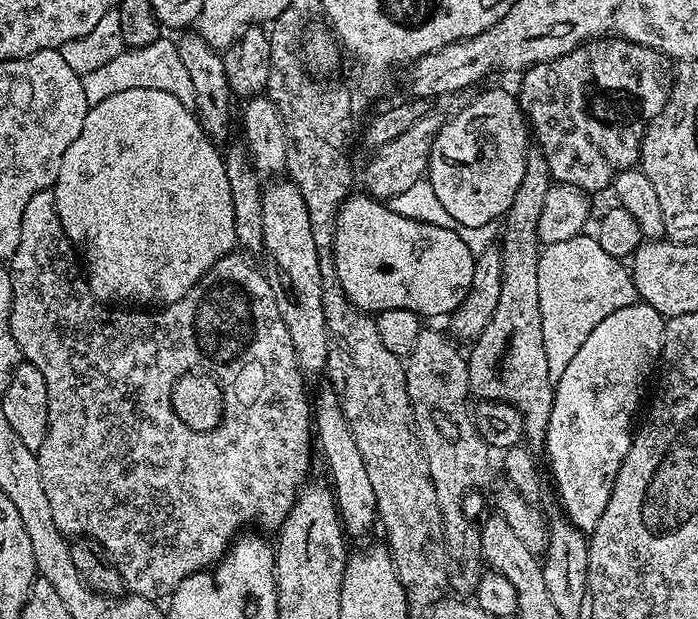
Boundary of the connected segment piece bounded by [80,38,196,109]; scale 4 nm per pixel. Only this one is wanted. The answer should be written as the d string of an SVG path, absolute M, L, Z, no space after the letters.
M161 38L150 42L150 46L121 50L117 56L110 58L96 70L83 73L82 94L86 94L86 102L91 106L110 98L114 94L122 94L122 90L166 90L166 94L174 94L182 106L195 109L194 86L190 82L190 74L186 74L186 66L178 58L176 40Z

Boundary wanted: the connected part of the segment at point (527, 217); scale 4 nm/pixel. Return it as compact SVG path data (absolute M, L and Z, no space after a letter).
M529 147L516 182L514 202L510 202L498 240L502 256L502 292L498 294L498 304L494 306L490 322L482 334L475 337L472 353L469 351L466 356L471 395L481 401L500 401L516 407L524 416L523 439L536 446L548 436L554 388L554 381L548 377L544 321L538 302L538 262L542 245L536 237L536 223L553 183L546 158L539 148Z

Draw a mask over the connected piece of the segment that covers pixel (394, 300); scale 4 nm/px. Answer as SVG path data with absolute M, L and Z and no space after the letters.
M367 194L359 195L345 200L340 207L336 216L336 234L330 249L336 261L336 283L348 295L348 301L361 312L369 314L391 308L412 308L420 304L418 312L421 317L447 317L460 304L462 293L472 287L476 256L467 249L455 231L402 217L387 203L373 200Z

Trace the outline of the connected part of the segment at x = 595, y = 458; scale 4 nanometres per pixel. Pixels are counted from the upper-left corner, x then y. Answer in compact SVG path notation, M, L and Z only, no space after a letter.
M649 304L622 306L622 310L606 314L586 334L586 342L578 346L578 354L570 358L568 381L563 387L565 402L576 403L576 452L568 444L554 448L548 454L548 464L552 467L556 492L564 503L563 511L571 524L585 534L591 533L598 518L602 518L618 470L632 445L632 415L639 410L644 396L640 384L647 382L652 367L654 372L661 359L665 323L666 317Z

